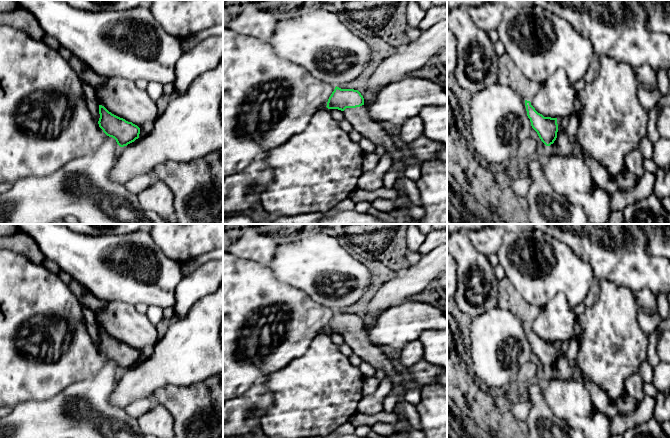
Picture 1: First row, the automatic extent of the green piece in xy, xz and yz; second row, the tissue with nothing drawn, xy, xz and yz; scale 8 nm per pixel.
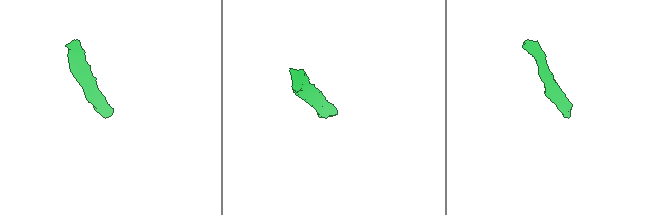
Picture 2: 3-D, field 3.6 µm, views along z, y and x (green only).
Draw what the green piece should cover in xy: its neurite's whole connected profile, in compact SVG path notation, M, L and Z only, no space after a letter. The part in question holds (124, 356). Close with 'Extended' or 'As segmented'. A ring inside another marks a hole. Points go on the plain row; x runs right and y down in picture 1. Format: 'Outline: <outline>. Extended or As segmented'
Outline: M99 329L99 338L99 351L107 360L114 362L120 371L139 362L140 352L137 349L112 338L102 329Z. As segmented

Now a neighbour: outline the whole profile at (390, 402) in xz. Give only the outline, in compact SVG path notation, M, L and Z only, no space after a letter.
M392 390L383 401L383 412L392 413L399 401L399 396Z

